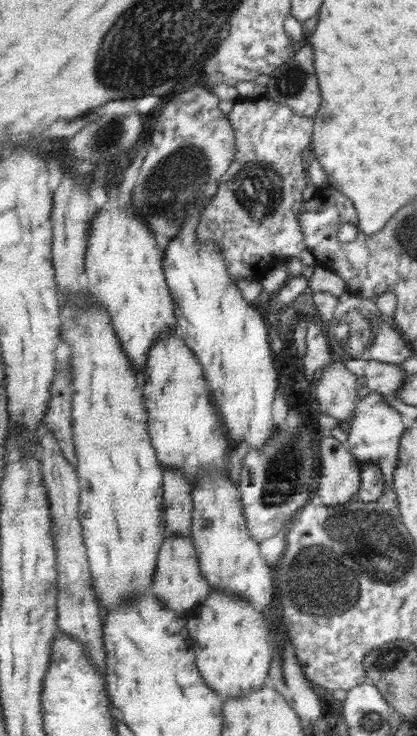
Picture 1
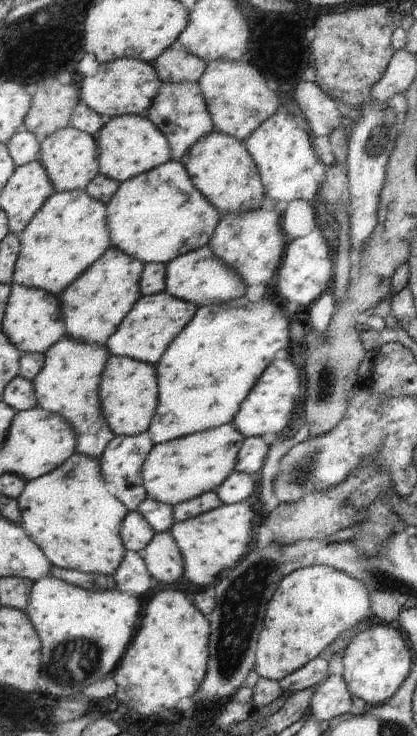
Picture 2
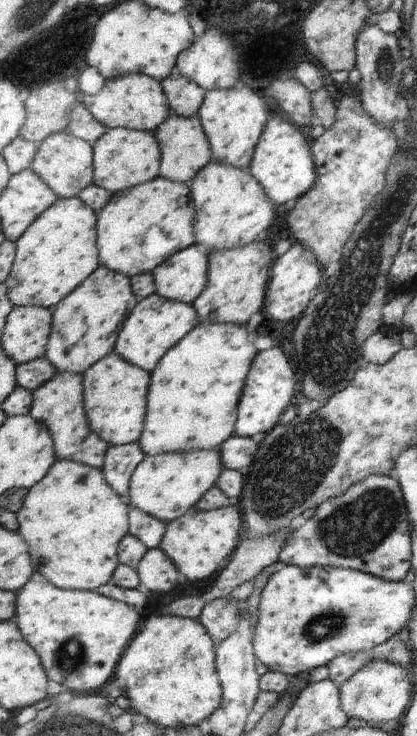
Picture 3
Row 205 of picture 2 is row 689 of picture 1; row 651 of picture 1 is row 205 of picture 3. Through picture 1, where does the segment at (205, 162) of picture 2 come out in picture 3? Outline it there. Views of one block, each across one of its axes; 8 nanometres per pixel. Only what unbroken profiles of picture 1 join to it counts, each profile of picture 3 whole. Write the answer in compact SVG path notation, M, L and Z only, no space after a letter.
M215 160L207 164L189 183L198 219L195 234L198 243L210 251L237 248L262 238L273 218L273 204L263 185L248 171Z

